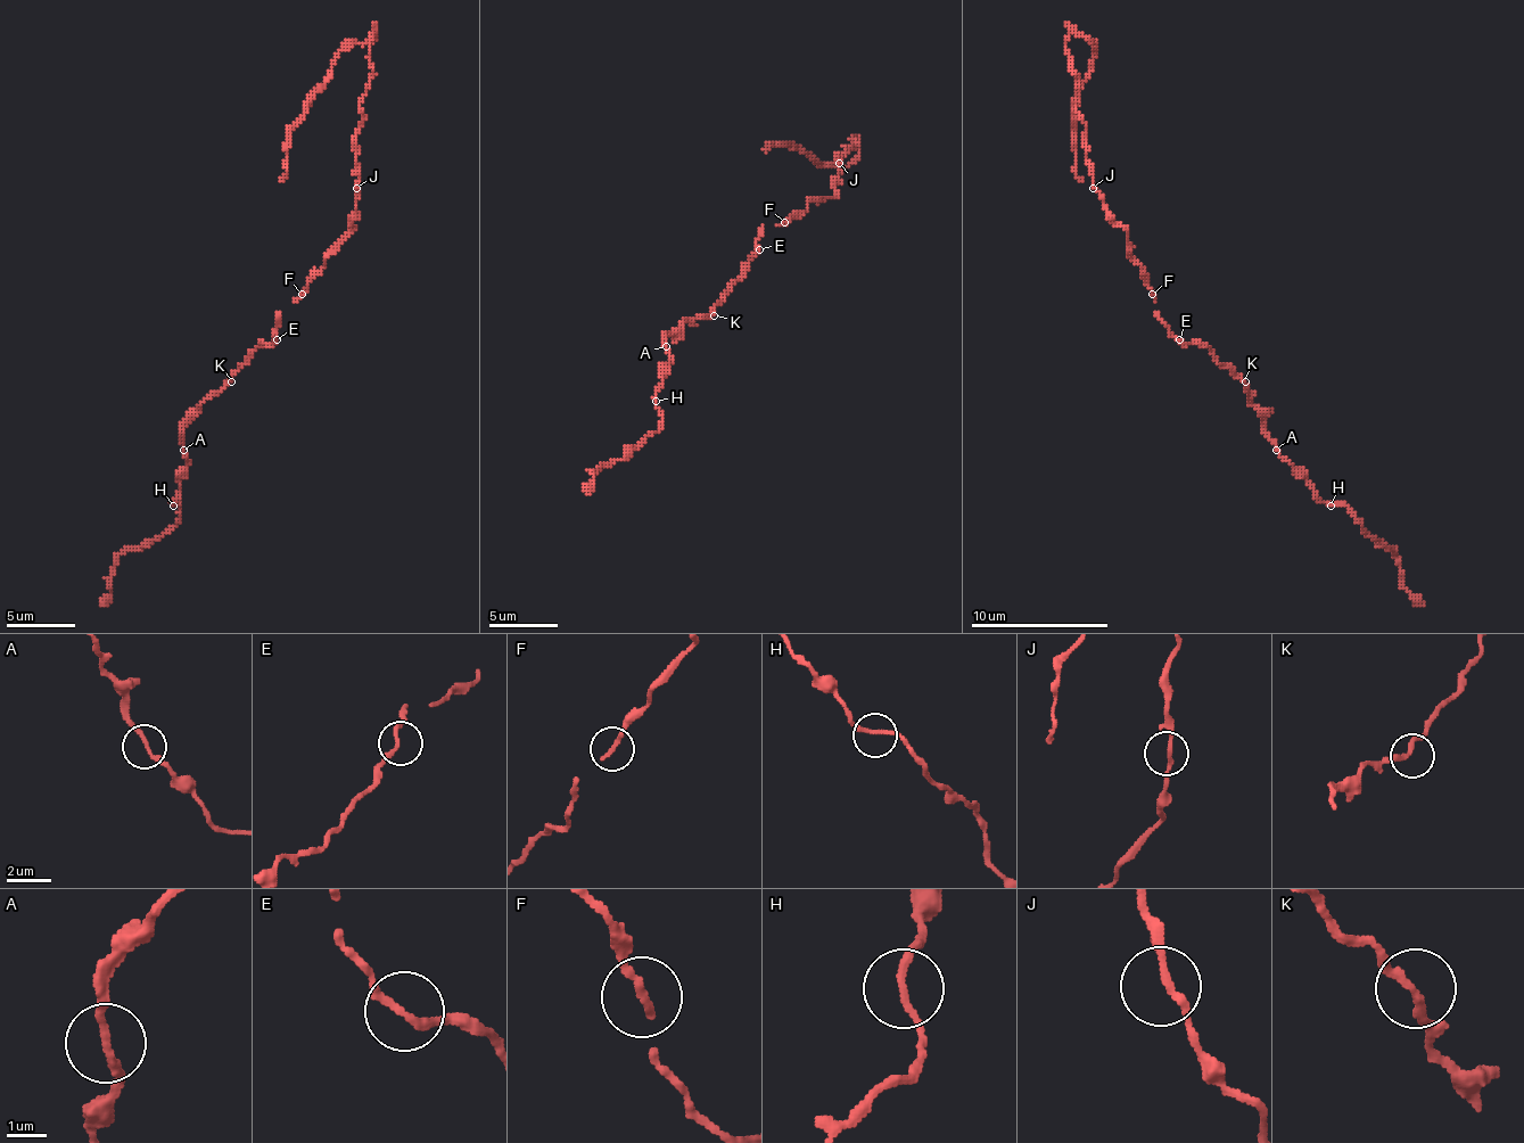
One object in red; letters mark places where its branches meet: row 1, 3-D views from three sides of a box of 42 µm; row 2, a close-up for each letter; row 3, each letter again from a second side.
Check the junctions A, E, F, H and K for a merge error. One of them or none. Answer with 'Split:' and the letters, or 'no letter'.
Split: F

